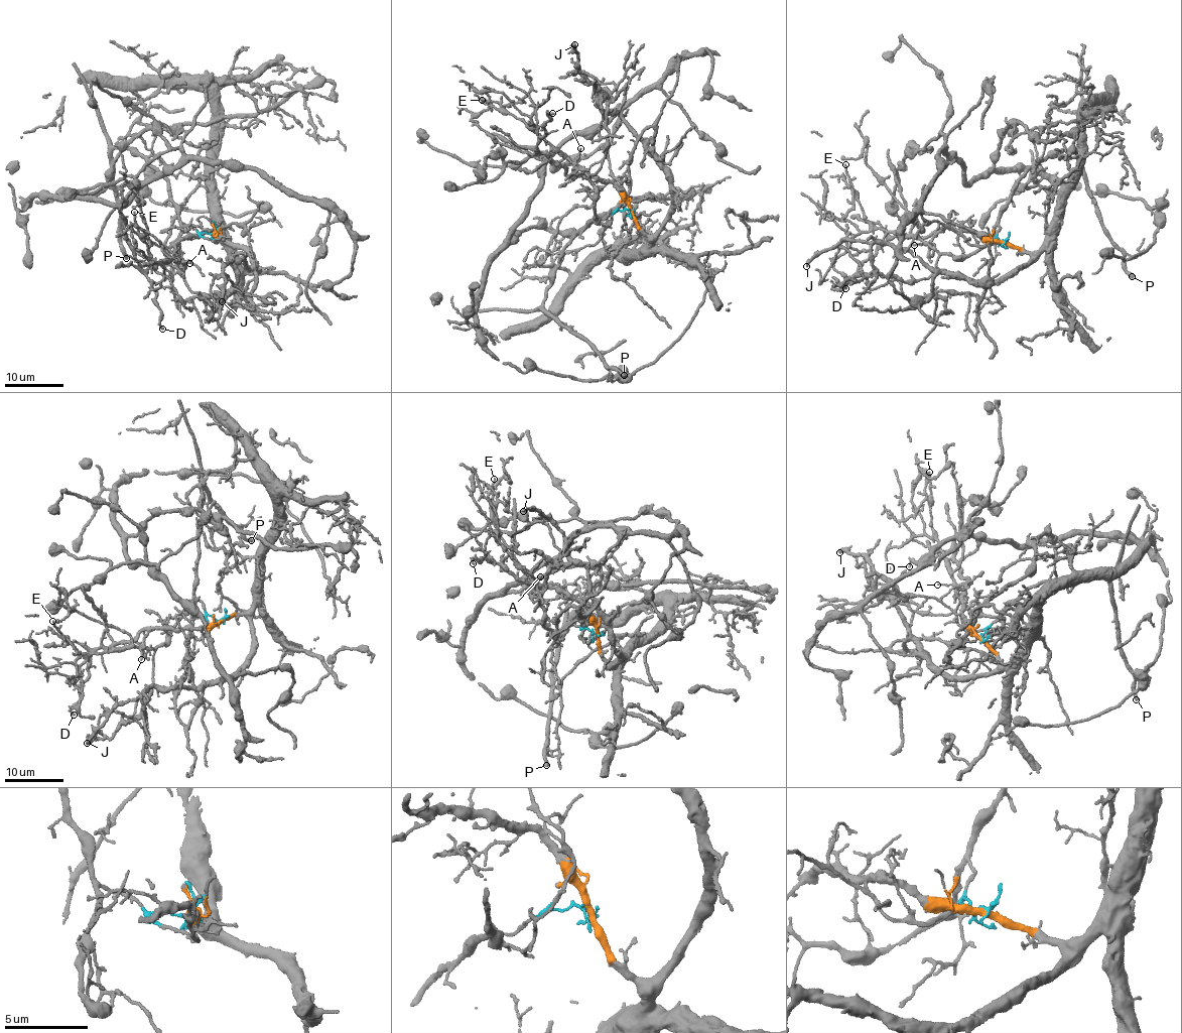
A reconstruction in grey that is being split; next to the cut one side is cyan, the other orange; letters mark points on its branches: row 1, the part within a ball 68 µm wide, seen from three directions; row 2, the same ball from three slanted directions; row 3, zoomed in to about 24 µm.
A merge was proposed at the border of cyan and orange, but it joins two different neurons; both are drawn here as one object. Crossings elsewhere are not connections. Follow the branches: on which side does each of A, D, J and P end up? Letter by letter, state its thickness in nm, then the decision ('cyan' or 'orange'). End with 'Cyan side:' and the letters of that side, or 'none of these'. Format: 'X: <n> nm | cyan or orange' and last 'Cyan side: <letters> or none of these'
A: 100 nm | cyan
D: 140 nm | orange
J: 280 nm | orange
P: 440 nm | cyan
Cyan side: A, P

